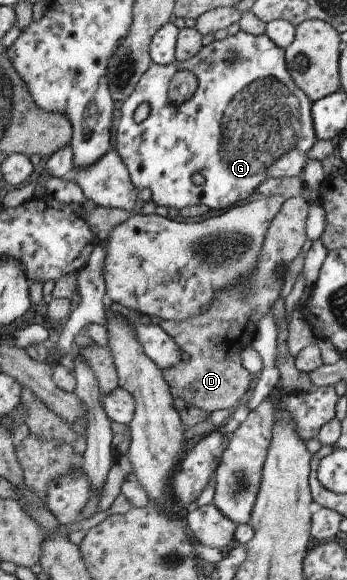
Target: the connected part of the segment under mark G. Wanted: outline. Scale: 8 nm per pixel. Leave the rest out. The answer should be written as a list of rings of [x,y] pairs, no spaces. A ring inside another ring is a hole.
[[[238,31],[236,34],[227,35],[222,40],[212,41],[206,46],[202,46],[201,50],[193,58],[189,60],[179,62],[173,61],[170,64],[158,65],[151,63],[149,68],[141,75],[141,78],[137,81],[133,92],[117,105],[119,109],[119,120],[117,120],[117,126],[115,126],[115,147],[114,151],[121,158],[125,170],[129,175],[129,180],[133,184],[133,188],[139,192],[146,188],[150,192],[150,201],[157,206],[166,206],[180,209],[183,206],[189,206],[190,204],[203,204],[212,210],[215,214],[225,209],[231,208],[233,204],[241,202],[243,198],[251,195],[257,186],[261,186],[261,182],[269,179],[282,179],[285,177],[297,177],[303,170],[304,164],[309,156],[309,150],[313,148],[316,138],[312,126],[310,106],[311,101],[297,86],[291,77],[288,70],[285,68],[284,63],[284,49],[277,48],[267,35],[252,35],[244,31]],[[233,52],[233,60],[226,60],[226,55]],[[139,104],[149,104],[149,113],[147,118],[141,120],[141,122],[135,122],[133,120],[133,110],[139,106]],[[195,176],[201,176],[201,182],[193,182]]]

